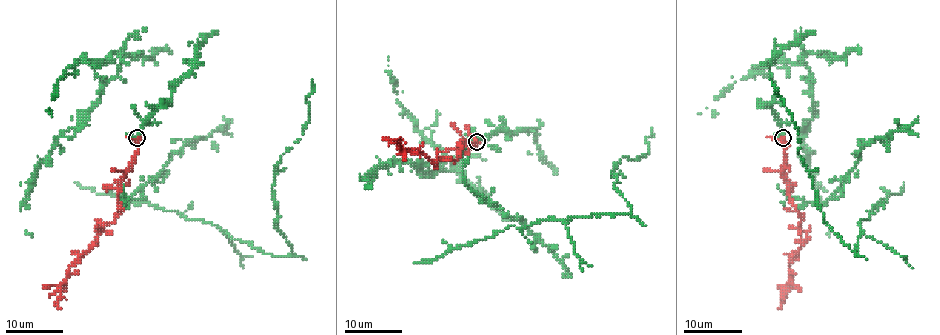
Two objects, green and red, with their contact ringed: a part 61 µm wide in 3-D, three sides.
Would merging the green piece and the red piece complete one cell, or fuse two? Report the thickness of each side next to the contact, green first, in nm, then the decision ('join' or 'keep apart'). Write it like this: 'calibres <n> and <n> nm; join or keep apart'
calibres 280 and 340 nm; join

